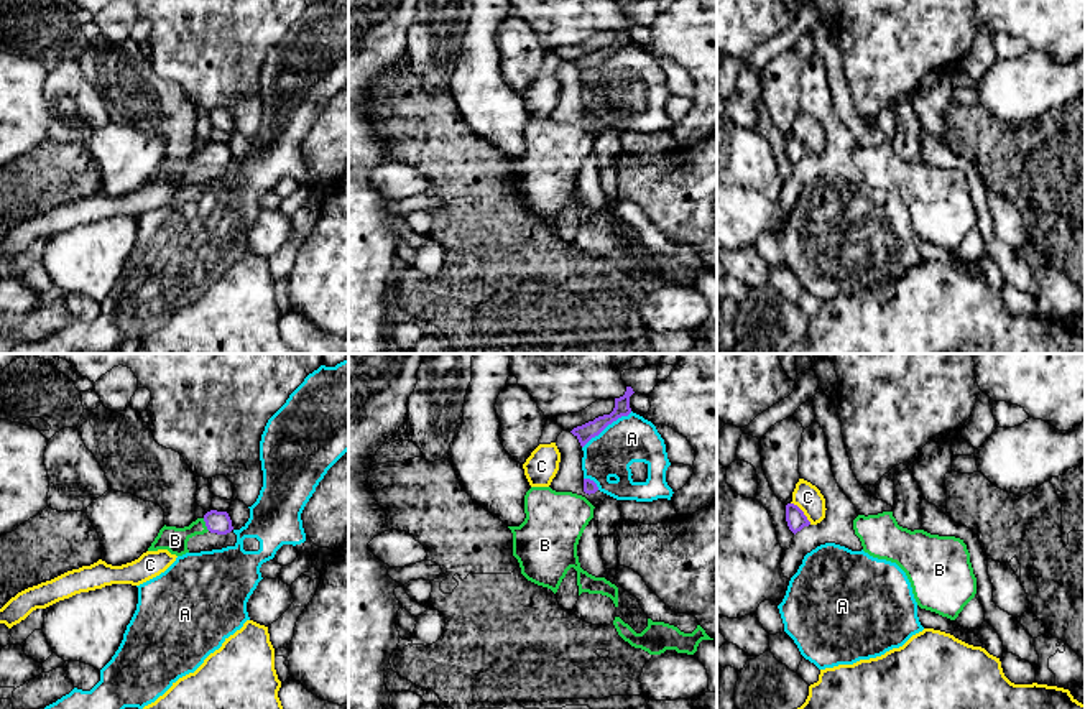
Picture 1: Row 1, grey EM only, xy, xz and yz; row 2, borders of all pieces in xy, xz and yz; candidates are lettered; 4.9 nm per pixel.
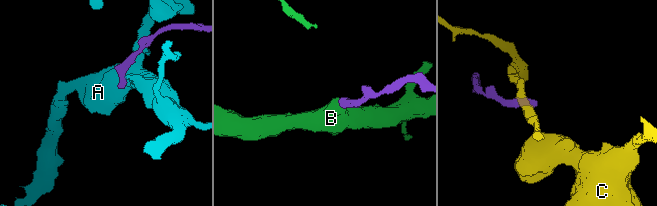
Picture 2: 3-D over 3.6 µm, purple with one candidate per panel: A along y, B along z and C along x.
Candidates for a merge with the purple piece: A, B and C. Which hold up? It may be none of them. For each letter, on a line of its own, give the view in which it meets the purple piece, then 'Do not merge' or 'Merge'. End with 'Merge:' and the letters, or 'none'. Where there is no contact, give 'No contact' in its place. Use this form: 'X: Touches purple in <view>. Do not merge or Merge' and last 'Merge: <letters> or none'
A: Touches purple in xz. Do not merge
B: Touches purple in xy. Merge
C: Touches purple in yz. Do not merge
Merge: B

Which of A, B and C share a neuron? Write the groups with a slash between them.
A / B / C

